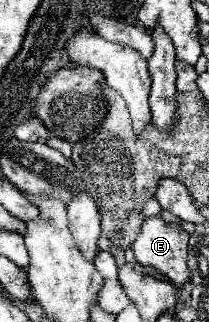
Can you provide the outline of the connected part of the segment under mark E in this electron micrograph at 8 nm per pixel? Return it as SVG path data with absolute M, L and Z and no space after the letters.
M149 217L145 219L137 241L133 243L133 253L141 265L157 269L159 273L167 275L173 285L181 287L191 281L191 273L187 269L187 245L189 245L189 235L183 231L181 225L165 223L161 217Z

